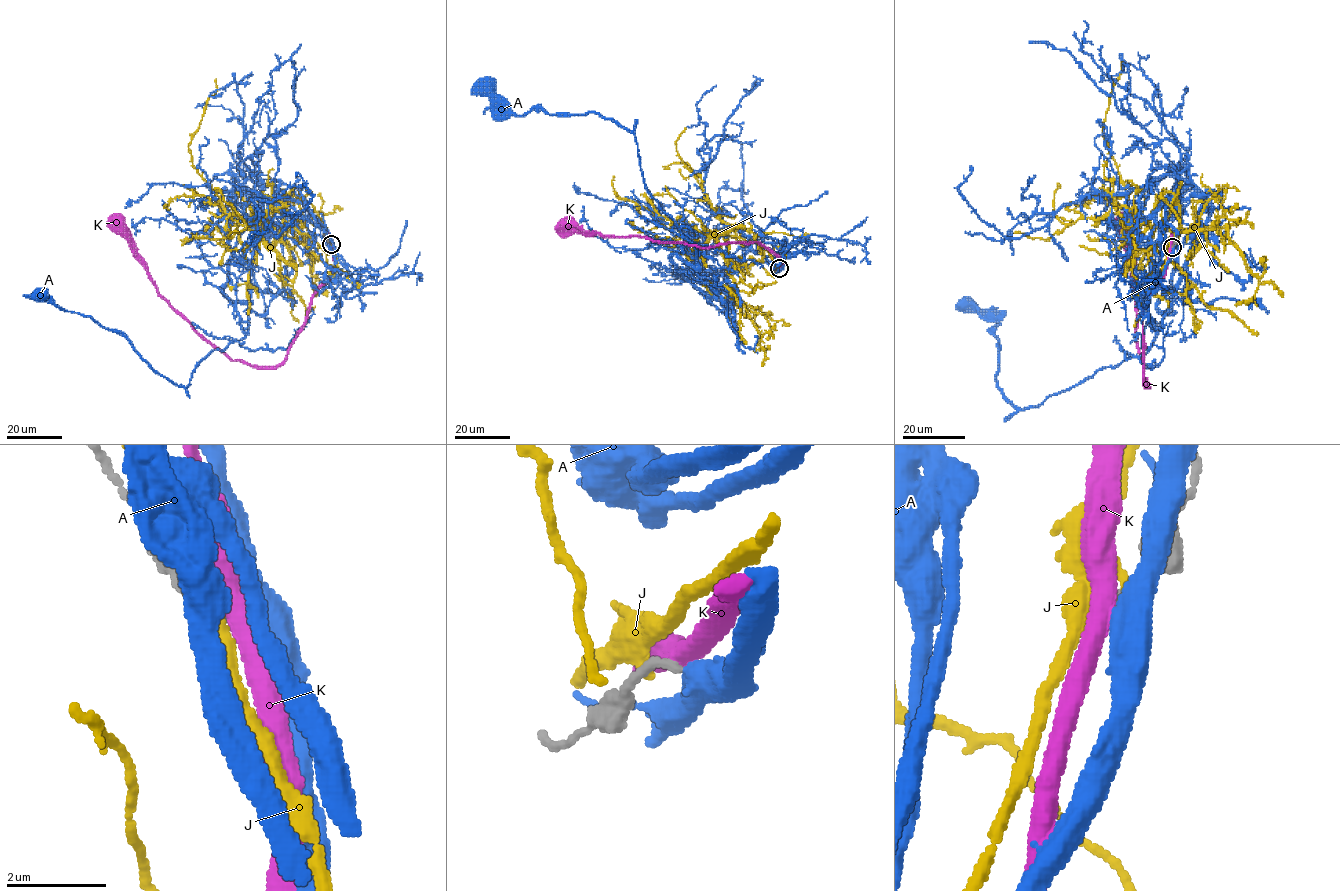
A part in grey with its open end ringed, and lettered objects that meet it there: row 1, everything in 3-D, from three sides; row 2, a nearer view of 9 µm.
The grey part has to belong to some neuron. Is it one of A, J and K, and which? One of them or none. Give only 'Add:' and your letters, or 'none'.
Add: A

